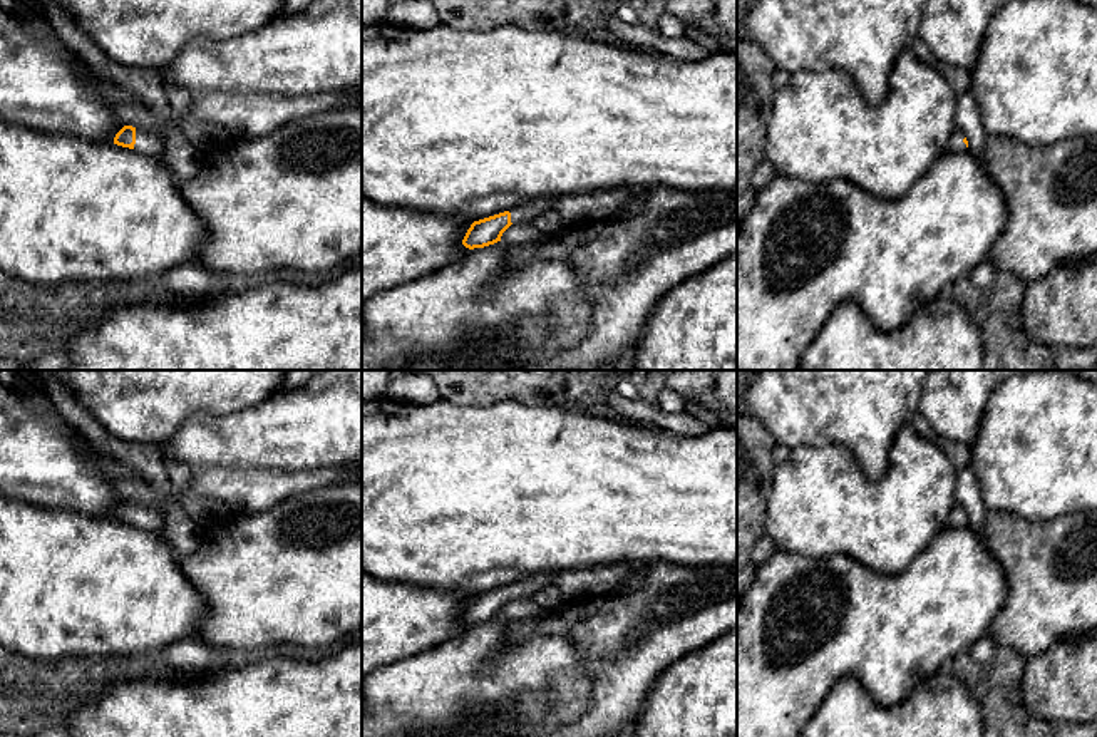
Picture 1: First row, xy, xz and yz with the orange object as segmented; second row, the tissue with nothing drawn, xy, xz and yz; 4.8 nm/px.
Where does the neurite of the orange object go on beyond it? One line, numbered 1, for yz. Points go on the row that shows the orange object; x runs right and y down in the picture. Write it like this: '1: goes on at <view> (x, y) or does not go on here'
1: goes on at yz (957, 144)

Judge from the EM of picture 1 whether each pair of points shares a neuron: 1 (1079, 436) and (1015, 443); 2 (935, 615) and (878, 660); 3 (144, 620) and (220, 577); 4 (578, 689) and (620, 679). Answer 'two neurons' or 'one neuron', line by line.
1: one neuron
2: one neuron
3: two neurons
4: two neurons

